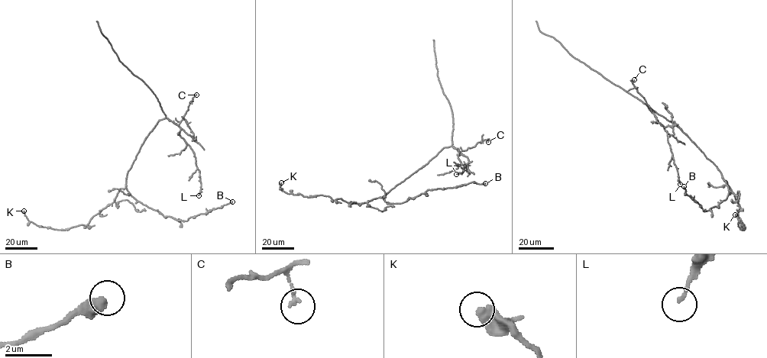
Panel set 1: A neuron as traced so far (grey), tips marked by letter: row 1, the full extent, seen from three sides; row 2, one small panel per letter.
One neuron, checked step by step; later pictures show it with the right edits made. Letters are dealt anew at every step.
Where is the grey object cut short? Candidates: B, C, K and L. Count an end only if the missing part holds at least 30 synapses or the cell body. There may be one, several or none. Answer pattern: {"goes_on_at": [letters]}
{"goes_on_at": []}

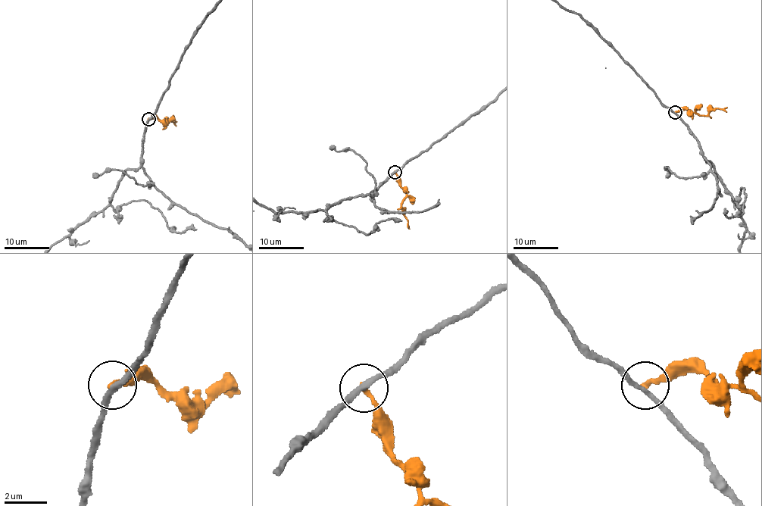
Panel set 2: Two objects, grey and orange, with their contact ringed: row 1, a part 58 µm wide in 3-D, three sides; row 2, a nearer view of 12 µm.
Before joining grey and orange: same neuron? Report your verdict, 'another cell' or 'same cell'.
another cell

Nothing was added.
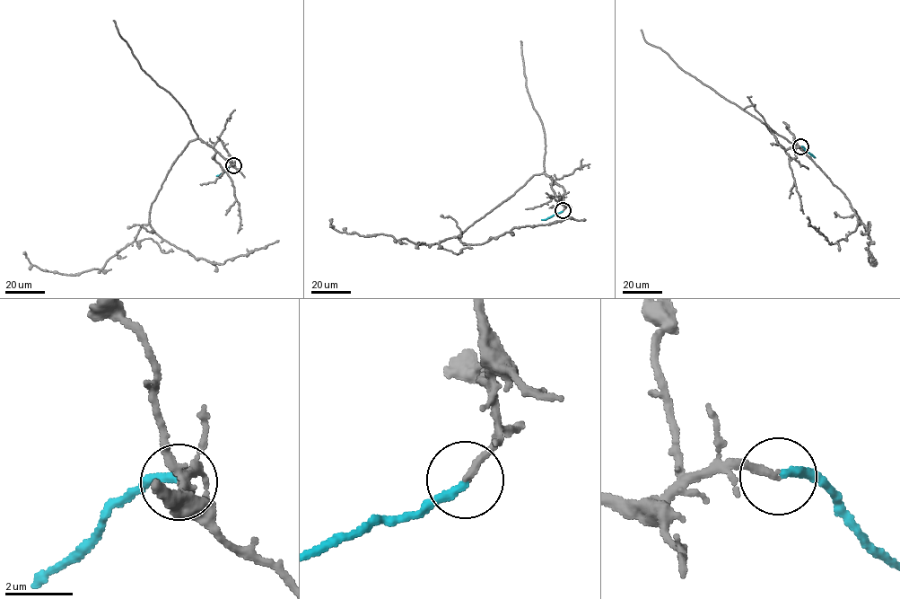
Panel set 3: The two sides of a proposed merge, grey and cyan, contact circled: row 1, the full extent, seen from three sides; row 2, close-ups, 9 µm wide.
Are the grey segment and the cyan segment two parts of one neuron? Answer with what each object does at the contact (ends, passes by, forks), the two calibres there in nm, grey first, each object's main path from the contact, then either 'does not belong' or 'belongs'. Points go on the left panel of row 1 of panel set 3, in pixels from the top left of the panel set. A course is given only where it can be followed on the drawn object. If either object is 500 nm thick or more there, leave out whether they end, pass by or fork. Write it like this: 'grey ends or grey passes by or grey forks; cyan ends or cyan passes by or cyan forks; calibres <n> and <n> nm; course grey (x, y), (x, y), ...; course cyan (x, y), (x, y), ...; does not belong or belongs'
grey ends; cyan ends; calibres 220 and 240 nm; course grey (233, 165), (207, 144), (190, 140), (152, 204), (150, 225), (164, 240), (212, 263), (223, 264), (278, 240); course cyan (233, 165), (216, 175); belongs

